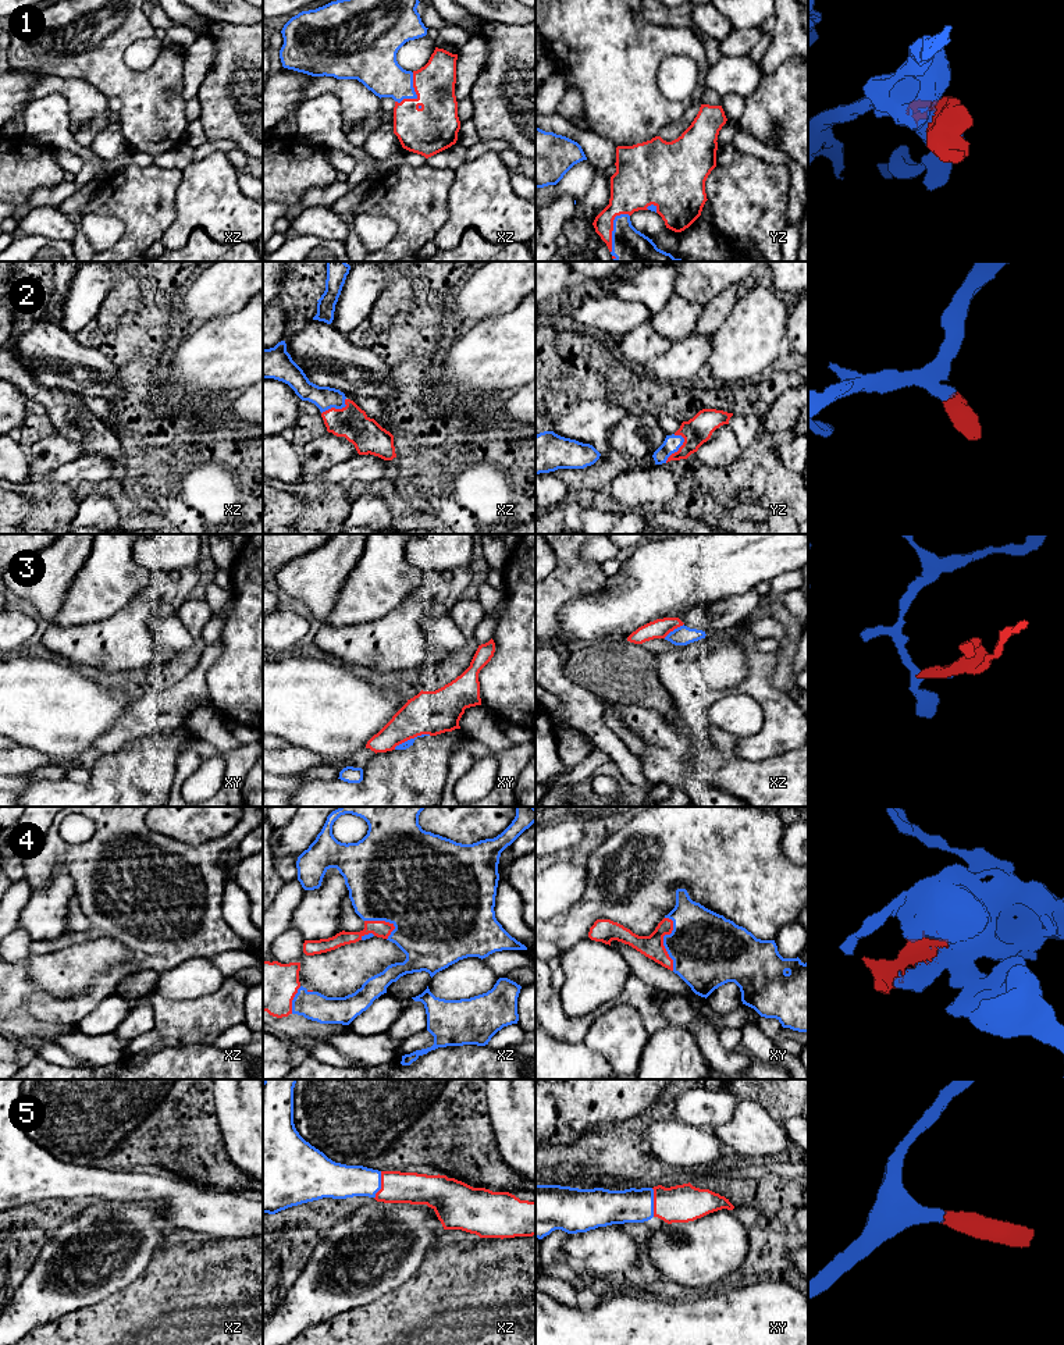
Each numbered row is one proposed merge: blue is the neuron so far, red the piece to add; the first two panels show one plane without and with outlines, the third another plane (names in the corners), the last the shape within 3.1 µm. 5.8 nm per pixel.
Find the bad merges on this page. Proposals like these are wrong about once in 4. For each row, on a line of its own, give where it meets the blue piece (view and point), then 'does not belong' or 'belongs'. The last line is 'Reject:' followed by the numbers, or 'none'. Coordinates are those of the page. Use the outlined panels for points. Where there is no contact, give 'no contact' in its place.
1: yz (614, 228) | belongs
2: yz (678, 449) | belongs
3: xy (412, 739) | does not belong
4: xy (664, 940) | belongs
5: xy (653, 1202) | belongs
Reject: 3

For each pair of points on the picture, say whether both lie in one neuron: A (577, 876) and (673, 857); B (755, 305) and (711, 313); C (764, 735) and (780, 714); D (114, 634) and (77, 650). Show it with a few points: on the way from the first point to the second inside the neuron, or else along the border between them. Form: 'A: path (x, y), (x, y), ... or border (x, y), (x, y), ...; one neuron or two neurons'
A: border (586, 865), (586, 890), (572, 904); two neurons
B: border (739, 298), (723, 323), (711, 335); two neurons
C: path (769, 729), (779, 719); one neuron
D: path (105, 639), (98, 644), (86, 644); one neuron

